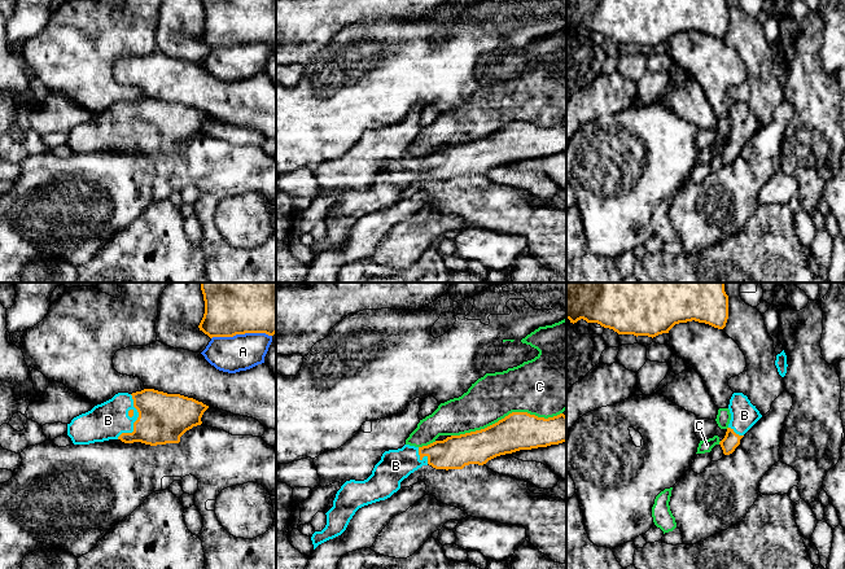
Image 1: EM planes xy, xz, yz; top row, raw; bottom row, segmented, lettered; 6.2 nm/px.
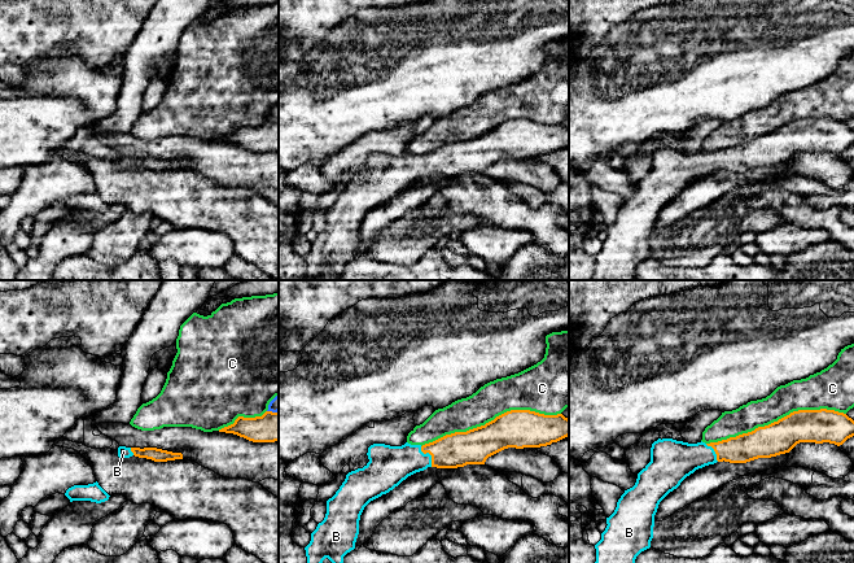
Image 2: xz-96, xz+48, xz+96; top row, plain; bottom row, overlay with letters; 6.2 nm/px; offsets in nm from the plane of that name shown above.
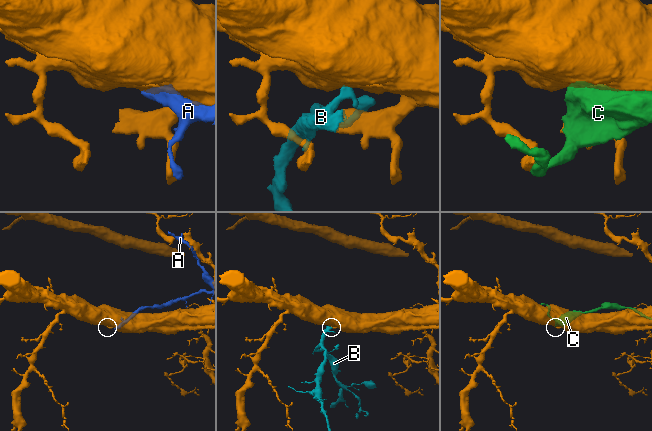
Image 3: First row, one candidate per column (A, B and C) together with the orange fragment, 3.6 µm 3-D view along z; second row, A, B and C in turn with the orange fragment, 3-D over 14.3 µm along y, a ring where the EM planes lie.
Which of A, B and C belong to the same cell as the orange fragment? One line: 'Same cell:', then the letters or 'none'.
Same cell: B

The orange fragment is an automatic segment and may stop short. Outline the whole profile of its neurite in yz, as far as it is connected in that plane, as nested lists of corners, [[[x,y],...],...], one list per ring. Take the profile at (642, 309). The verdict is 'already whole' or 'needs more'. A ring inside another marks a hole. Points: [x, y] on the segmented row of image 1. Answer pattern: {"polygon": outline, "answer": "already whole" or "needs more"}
{"polygon": [[[566,283],[566,319],[597,323],[618,334],[656,337],[679,323],[699,321],[723,329],[728,319],[728,296],[724,283]]], "answer": "already whole"}

